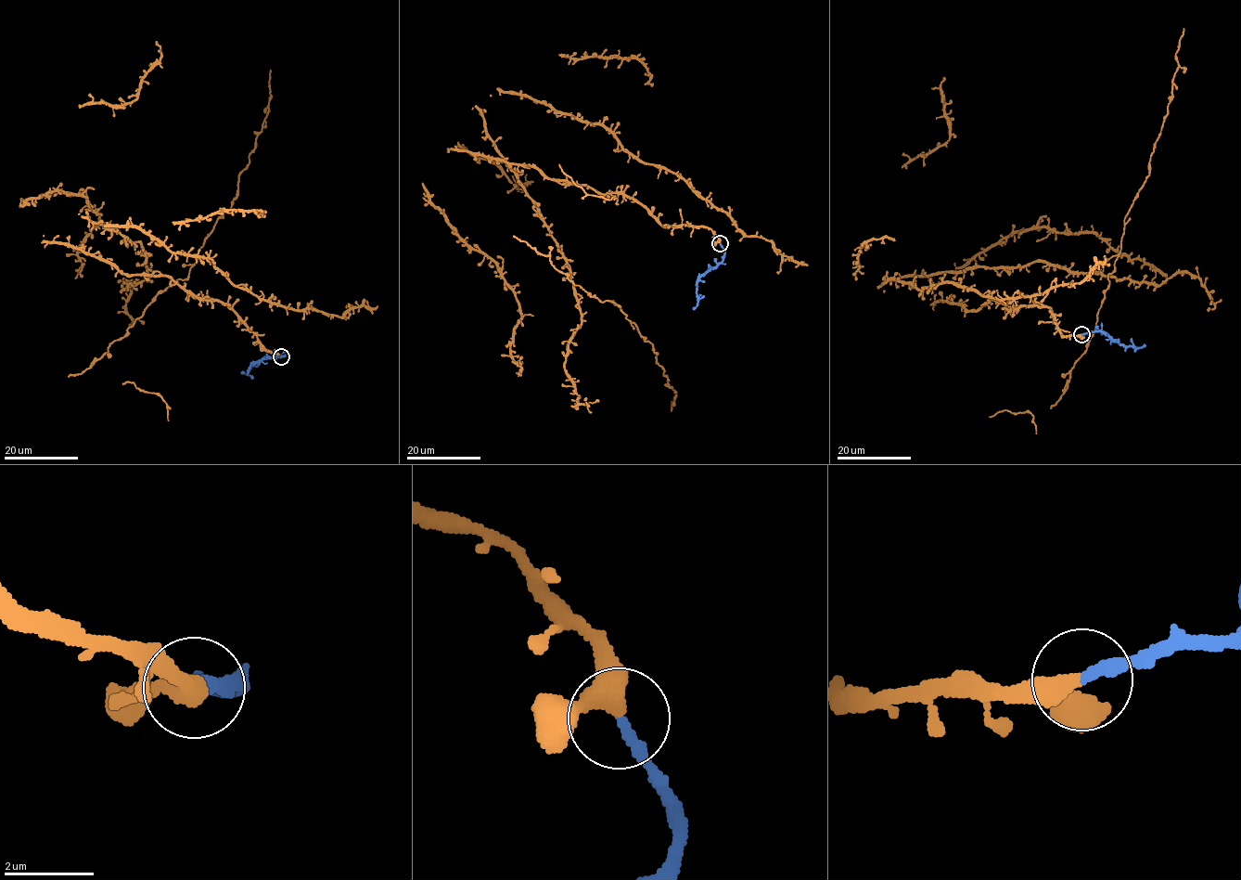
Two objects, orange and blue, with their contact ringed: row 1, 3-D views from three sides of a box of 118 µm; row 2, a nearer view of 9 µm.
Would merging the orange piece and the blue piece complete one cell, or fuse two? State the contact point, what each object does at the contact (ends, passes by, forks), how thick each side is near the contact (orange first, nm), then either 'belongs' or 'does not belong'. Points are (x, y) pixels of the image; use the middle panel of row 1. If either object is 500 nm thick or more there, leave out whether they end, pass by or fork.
(720, 243) | orange passes by | blue ends | 360/280 nm | belongs

